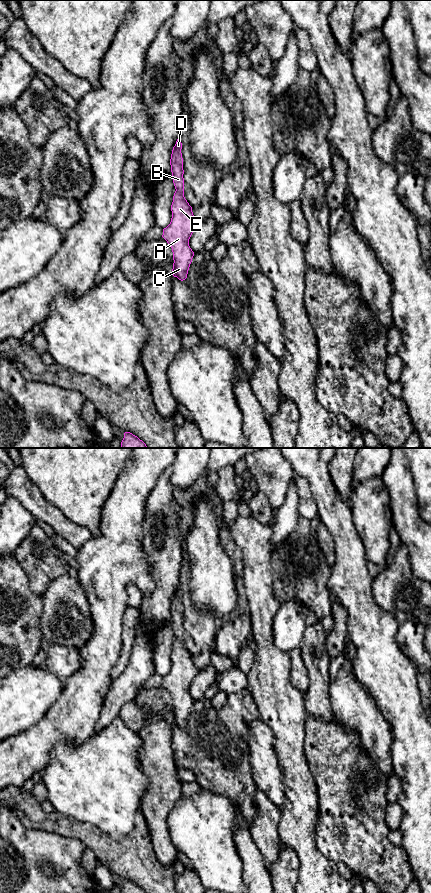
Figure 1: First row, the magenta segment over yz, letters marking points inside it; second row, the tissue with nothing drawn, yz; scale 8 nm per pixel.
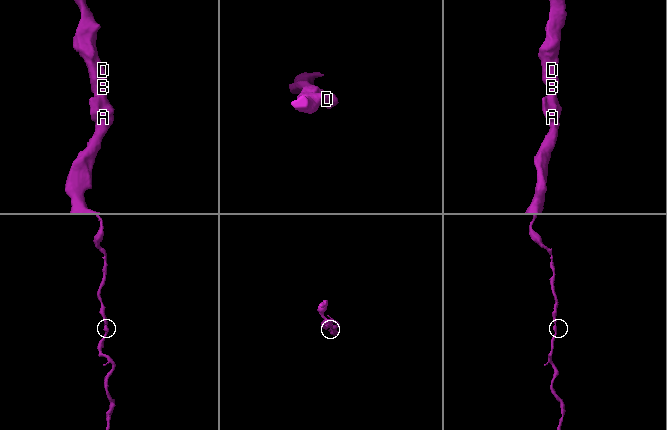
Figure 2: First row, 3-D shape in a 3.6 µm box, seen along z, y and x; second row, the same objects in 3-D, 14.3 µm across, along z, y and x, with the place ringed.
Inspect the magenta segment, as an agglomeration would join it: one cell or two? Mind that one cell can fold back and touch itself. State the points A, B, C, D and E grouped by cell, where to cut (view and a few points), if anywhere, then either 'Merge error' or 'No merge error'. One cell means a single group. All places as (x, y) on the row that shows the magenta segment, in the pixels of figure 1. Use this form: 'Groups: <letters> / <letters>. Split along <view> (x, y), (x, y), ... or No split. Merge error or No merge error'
Groups: A B C D E. No split. No merge error

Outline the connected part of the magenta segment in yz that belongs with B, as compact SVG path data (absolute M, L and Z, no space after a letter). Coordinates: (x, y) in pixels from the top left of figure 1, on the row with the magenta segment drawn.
M178 137L170 159L172 178L176 189L171 205L172 218L170 224L163 229L162 237L172 248L173 276L183 281L187 278L194 256L194 252L189 246L189 239L198 220L194 217L192 207L184 197L184 170L181 149L182 143Z

